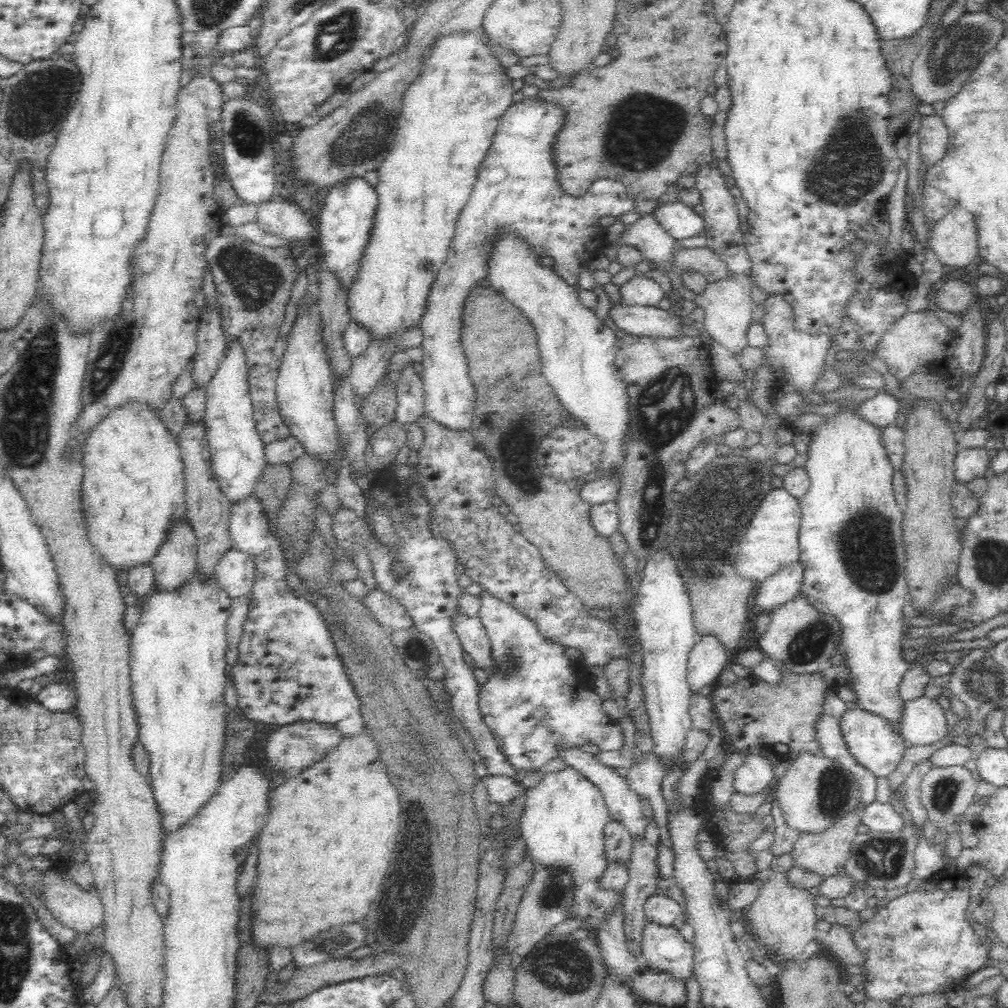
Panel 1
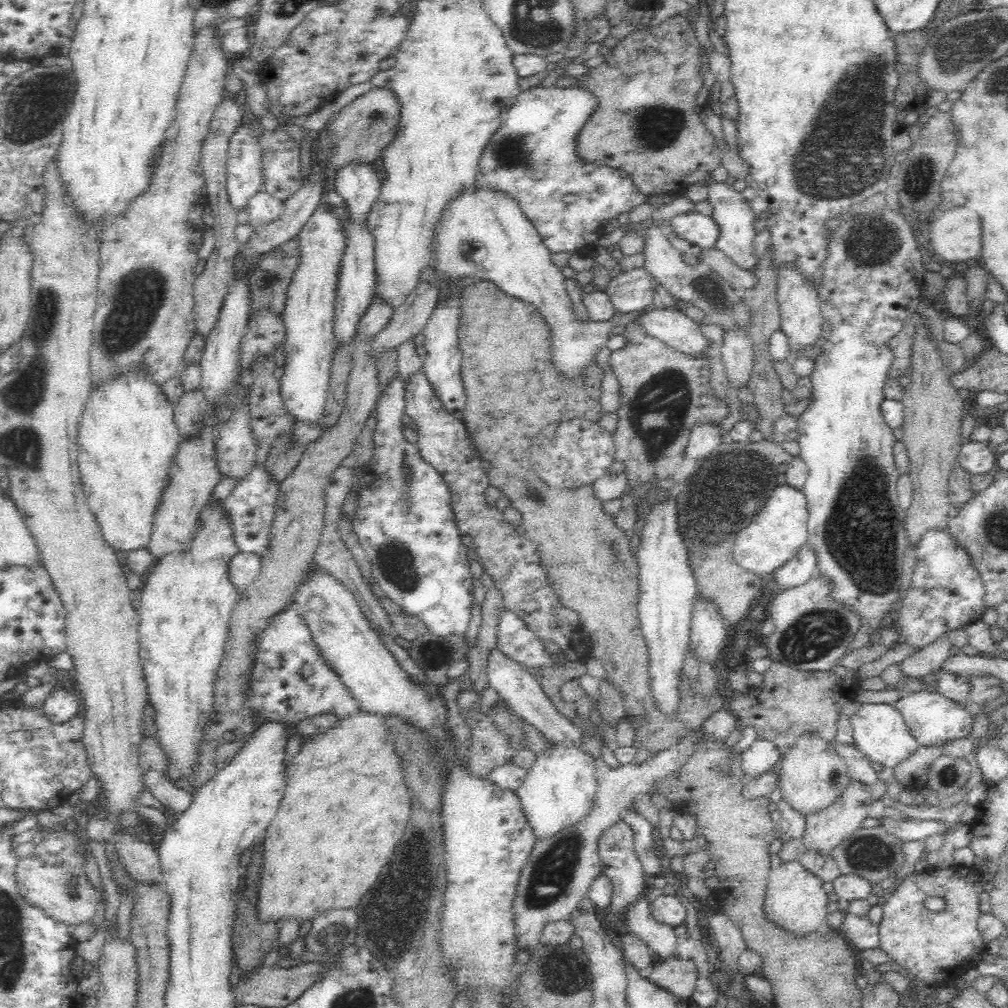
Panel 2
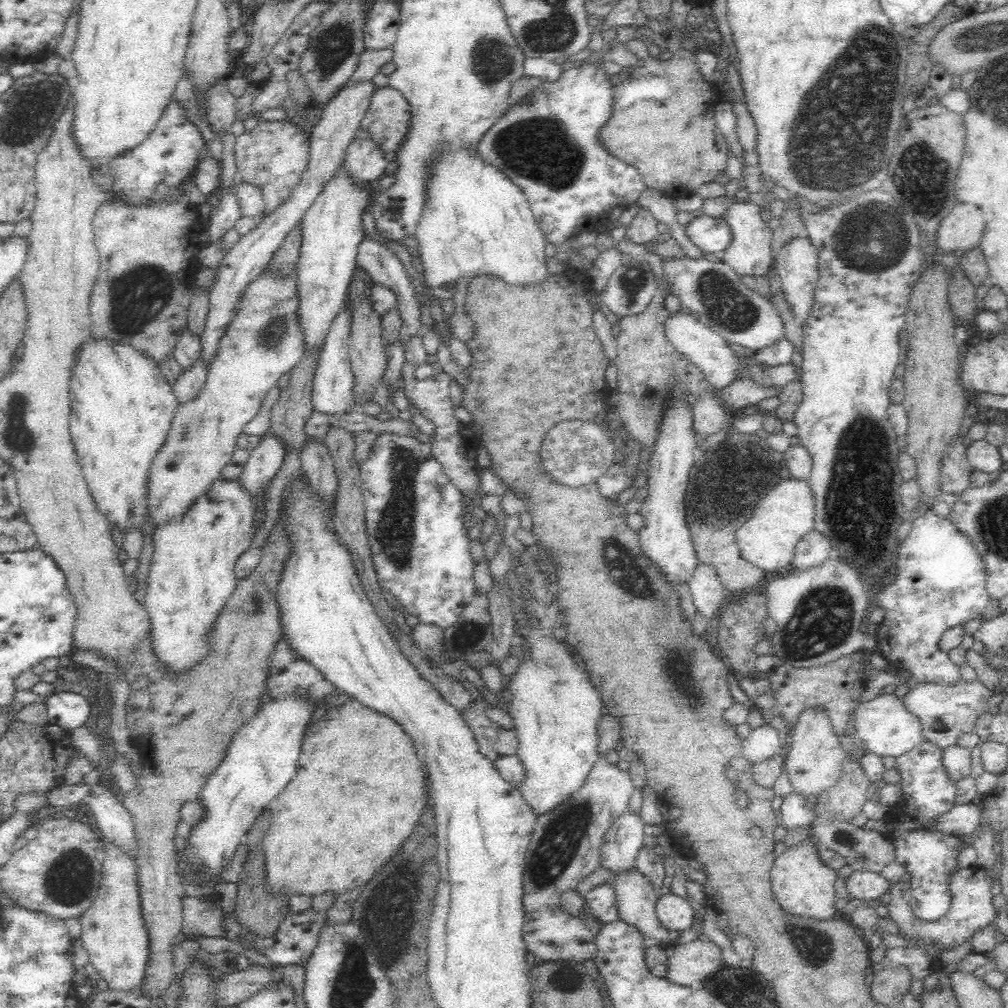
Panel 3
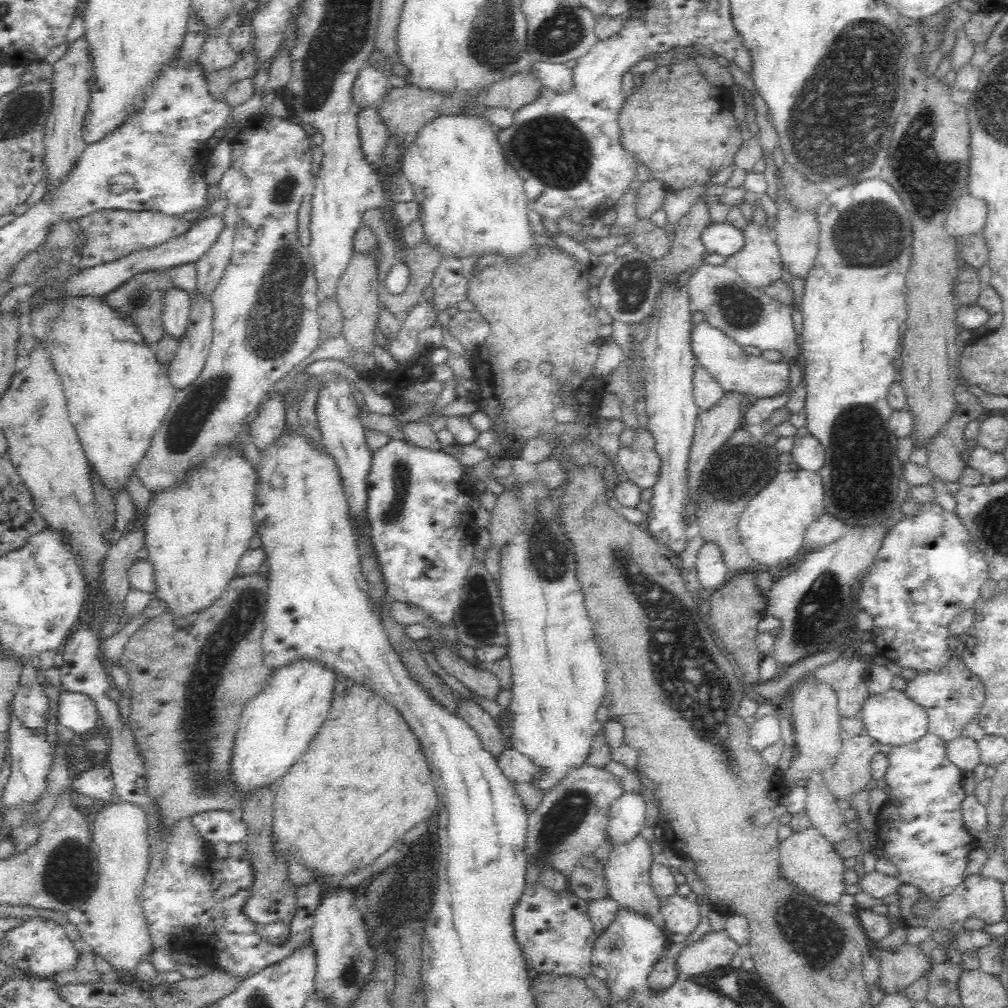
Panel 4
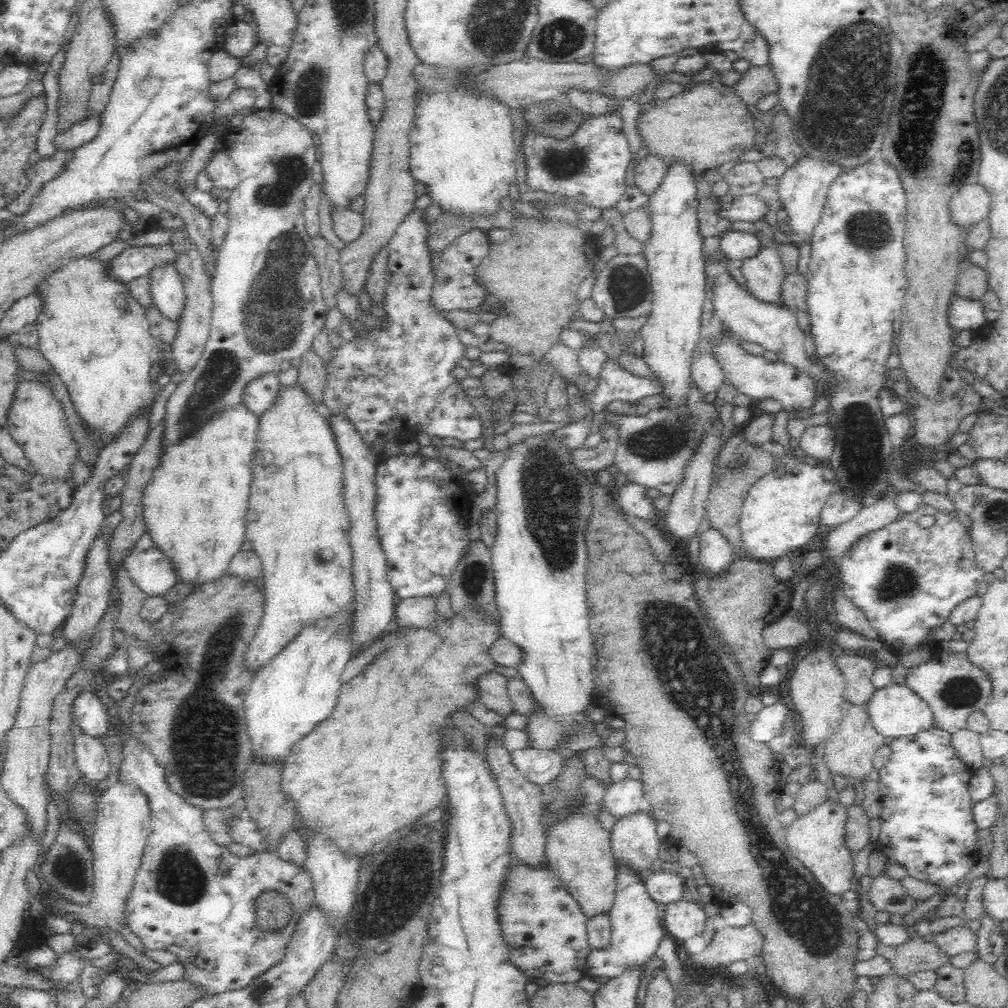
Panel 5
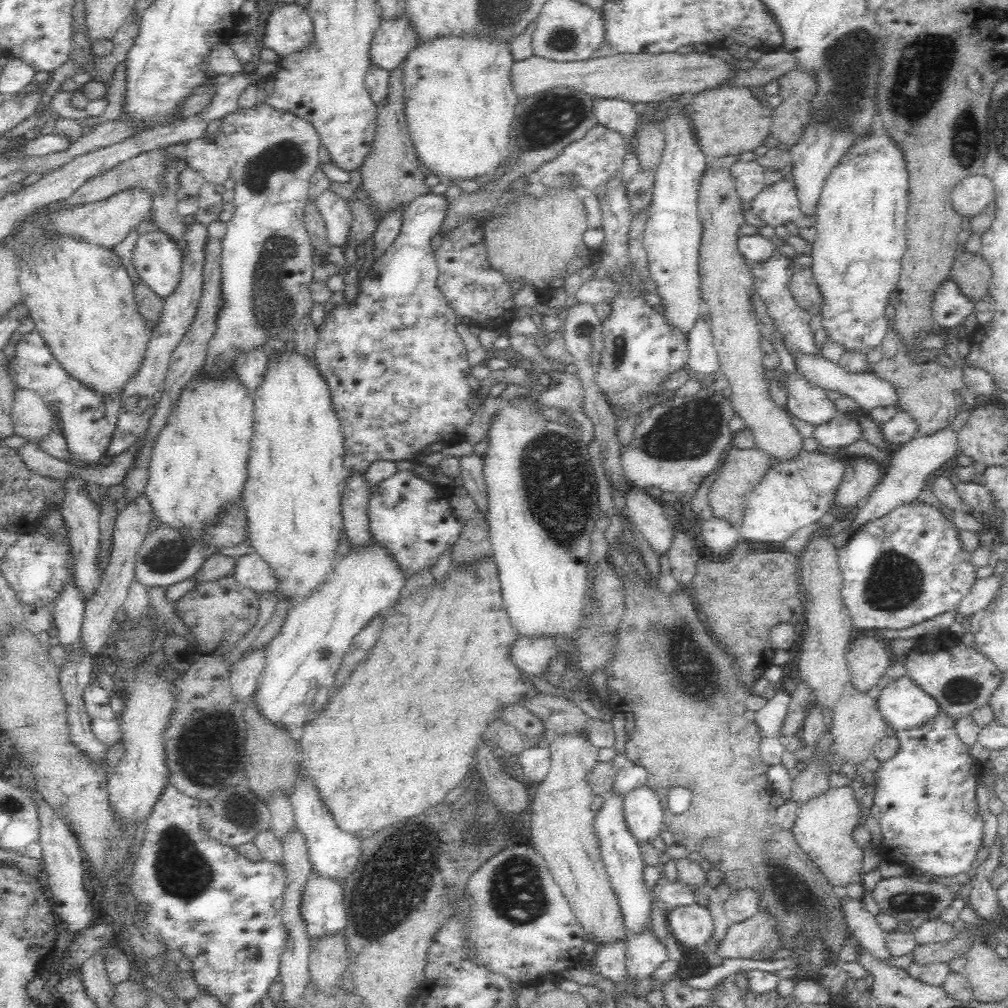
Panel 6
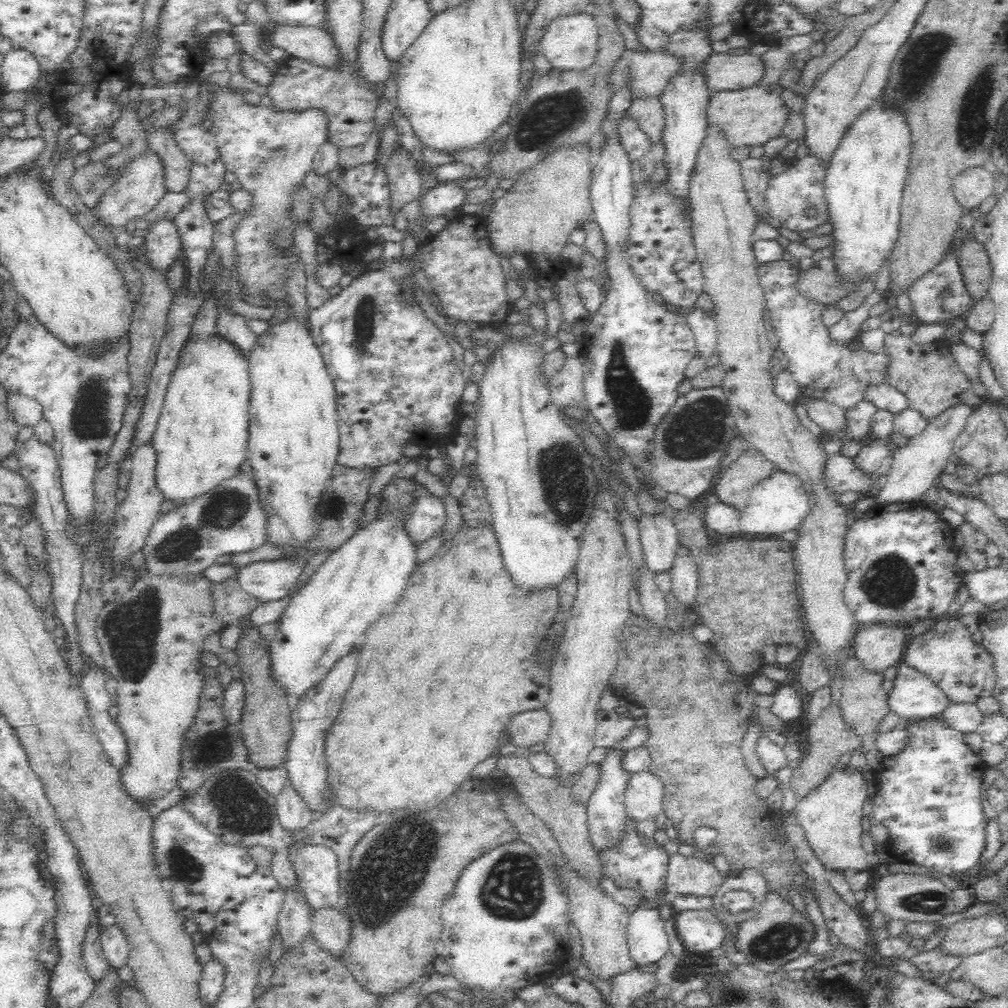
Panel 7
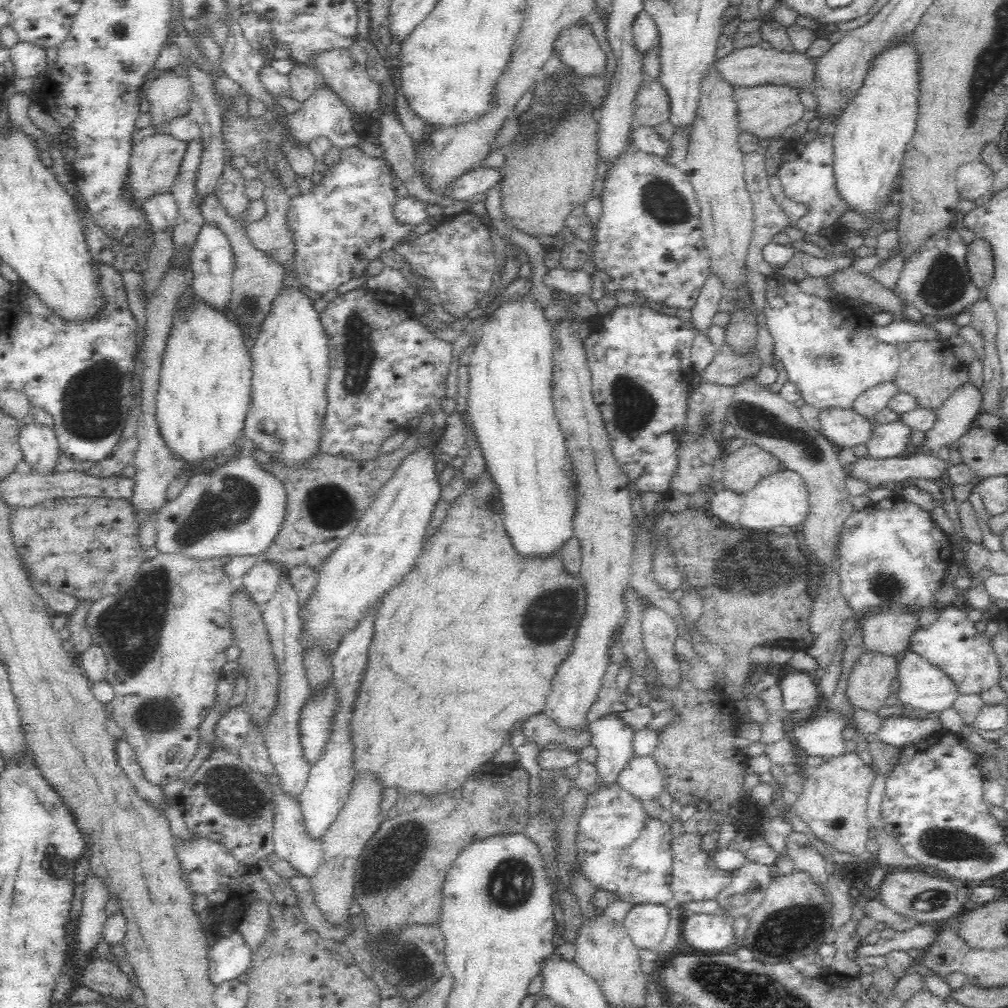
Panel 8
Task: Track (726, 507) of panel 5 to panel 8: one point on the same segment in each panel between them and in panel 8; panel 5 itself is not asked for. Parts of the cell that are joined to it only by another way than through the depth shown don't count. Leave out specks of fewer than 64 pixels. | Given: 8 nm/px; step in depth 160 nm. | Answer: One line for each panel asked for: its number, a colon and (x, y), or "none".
6: (741, 471)
7: (738, 481)
8: (743, 469)

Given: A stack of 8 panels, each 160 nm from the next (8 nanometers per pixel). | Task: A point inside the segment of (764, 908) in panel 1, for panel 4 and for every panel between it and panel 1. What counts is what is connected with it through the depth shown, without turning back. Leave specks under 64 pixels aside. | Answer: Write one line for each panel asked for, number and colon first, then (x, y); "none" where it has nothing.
2: (795, 899)
3: (803, 884)
4: (808, 858)

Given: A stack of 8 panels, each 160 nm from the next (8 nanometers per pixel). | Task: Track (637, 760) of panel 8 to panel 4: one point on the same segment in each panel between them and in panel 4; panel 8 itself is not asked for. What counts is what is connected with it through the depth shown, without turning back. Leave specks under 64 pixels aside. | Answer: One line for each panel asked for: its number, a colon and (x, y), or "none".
4: (627, 869)
5: (633, 838)
6: (643, 811)
7: (643, 798)

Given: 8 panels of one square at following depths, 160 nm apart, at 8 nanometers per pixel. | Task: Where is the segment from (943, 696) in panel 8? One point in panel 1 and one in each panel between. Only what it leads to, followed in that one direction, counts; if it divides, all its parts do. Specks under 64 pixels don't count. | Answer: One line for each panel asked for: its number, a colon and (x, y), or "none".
1: (876, 742)
2: (879, 730)
3: (885, 726)
4: (893, 718)
5: (896, 710)
6: (904, 704)
7: (915, 695)

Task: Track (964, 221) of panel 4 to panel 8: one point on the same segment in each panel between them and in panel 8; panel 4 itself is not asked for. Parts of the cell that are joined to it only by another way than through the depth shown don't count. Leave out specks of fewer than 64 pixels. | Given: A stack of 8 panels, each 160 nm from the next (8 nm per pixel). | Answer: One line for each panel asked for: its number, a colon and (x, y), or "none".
5: (971, 203)
6: (969, 196)
7: (975, 183)
8: (973, 179)

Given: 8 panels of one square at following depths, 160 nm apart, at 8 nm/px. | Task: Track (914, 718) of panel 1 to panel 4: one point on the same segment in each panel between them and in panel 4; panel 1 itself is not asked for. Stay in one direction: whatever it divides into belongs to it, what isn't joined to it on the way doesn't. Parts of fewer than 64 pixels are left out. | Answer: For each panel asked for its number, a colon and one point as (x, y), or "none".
2: (934, 719)
3: (947, 710)
4: (952, 695)

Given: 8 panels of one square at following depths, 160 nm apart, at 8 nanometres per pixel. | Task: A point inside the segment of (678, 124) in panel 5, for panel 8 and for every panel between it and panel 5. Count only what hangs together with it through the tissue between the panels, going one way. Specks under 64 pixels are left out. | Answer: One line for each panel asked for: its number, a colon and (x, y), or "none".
6: (730, 119)
7: (752, 116)
8: (768, 111)

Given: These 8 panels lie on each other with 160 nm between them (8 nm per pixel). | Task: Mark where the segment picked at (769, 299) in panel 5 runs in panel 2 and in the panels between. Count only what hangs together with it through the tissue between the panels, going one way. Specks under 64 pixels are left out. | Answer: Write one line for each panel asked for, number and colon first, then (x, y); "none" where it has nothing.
2: (733, 213)
3: (750, 254)
4: (758, 263)

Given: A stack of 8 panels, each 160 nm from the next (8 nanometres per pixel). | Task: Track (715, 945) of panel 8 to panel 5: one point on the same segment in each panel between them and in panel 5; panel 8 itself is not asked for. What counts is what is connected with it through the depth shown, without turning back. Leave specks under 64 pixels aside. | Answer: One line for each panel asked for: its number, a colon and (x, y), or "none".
5: (683, 920)
6: (692, 925)
7: (699, 930)

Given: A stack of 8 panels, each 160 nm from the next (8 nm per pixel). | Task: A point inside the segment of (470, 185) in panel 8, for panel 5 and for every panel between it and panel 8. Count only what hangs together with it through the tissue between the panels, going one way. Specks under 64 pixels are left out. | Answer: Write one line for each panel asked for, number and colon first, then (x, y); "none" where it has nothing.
5: (392, 383)
6: (397, 368)
7: (448, 196)

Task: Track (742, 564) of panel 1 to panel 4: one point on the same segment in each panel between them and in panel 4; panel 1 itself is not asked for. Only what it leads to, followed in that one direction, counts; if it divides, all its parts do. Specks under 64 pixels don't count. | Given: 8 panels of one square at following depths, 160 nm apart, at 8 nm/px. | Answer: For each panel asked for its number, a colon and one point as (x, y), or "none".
2: (774, 536)
3: (768, 539)
4: (773, 524)

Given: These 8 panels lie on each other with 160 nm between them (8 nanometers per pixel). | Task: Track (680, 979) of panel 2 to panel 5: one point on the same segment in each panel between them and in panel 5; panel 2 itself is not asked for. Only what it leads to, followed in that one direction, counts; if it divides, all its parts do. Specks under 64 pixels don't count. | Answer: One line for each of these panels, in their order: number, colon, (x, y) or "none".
3: (691, 962)
4: (715, 949)
5: (740, 943)

